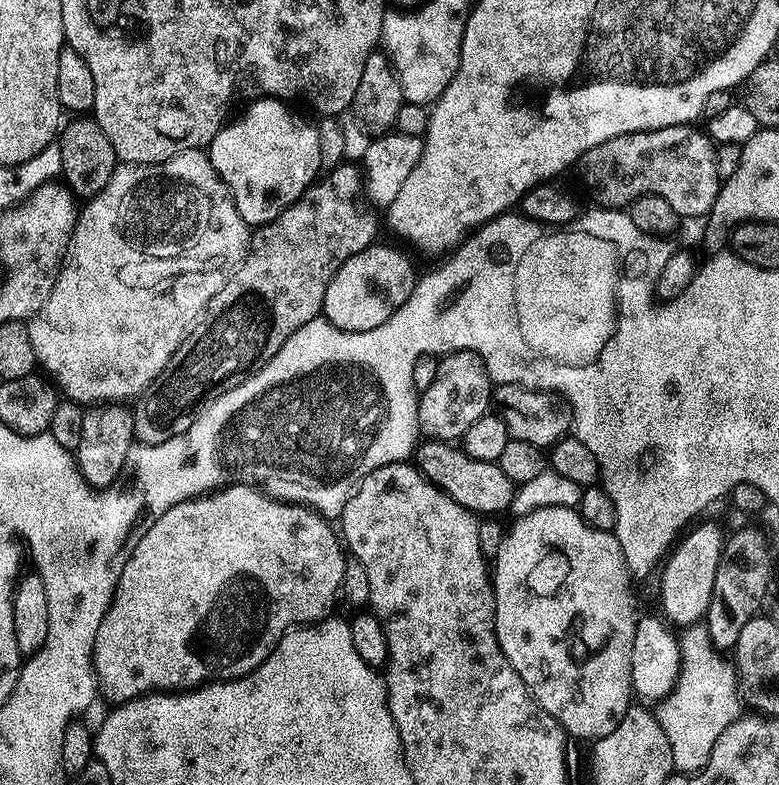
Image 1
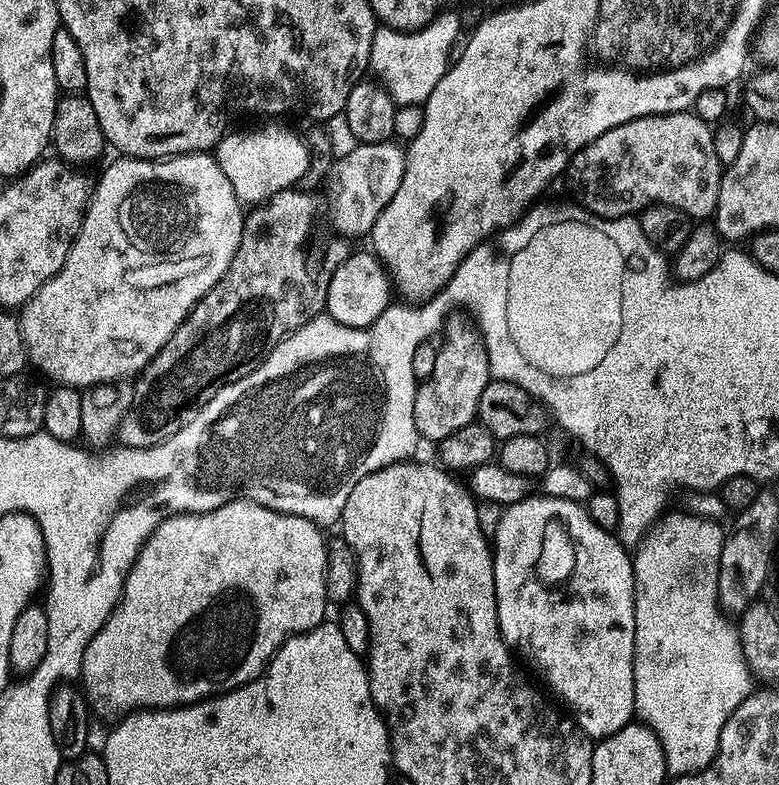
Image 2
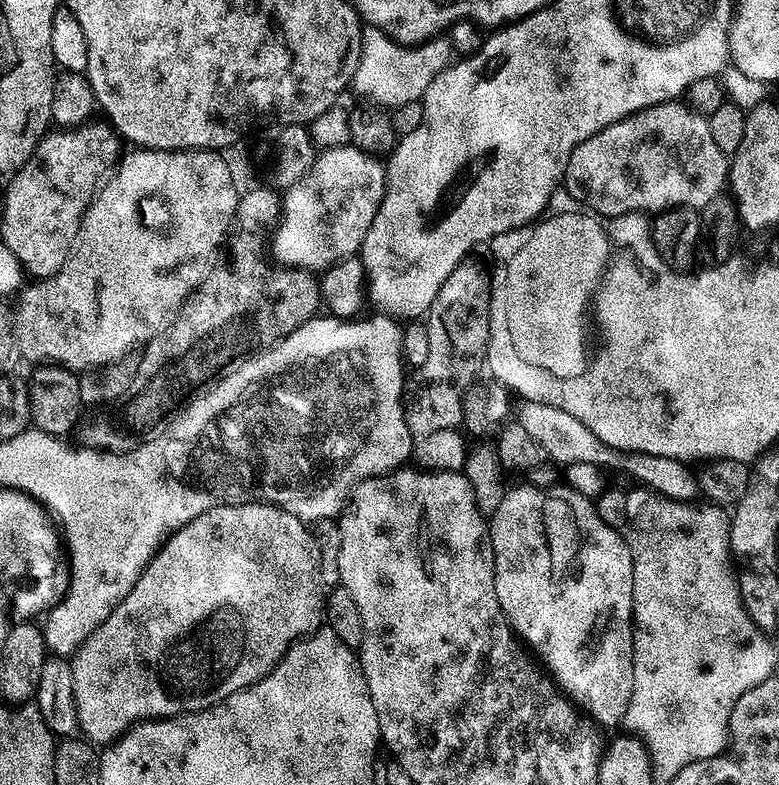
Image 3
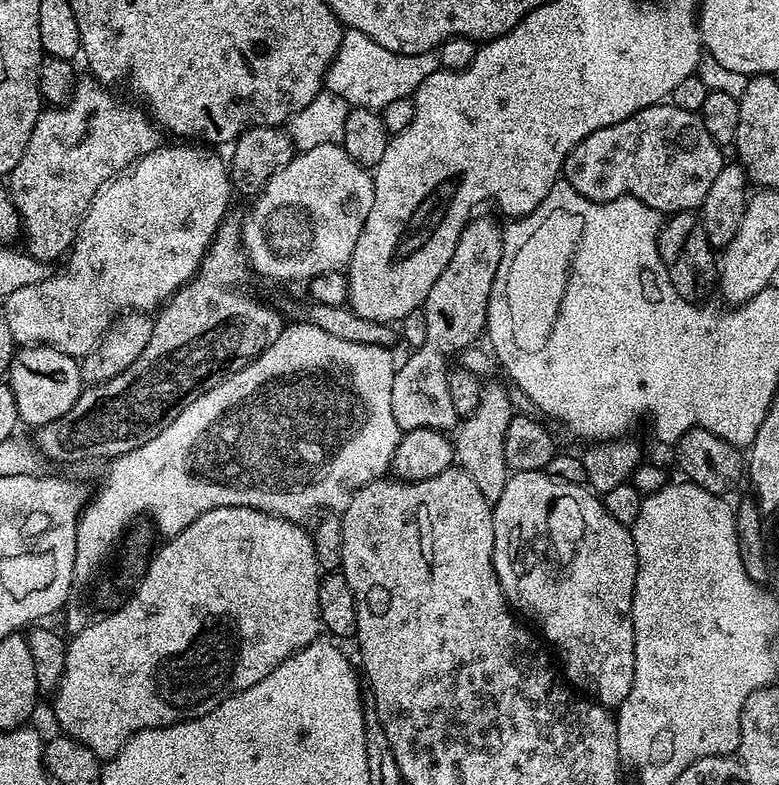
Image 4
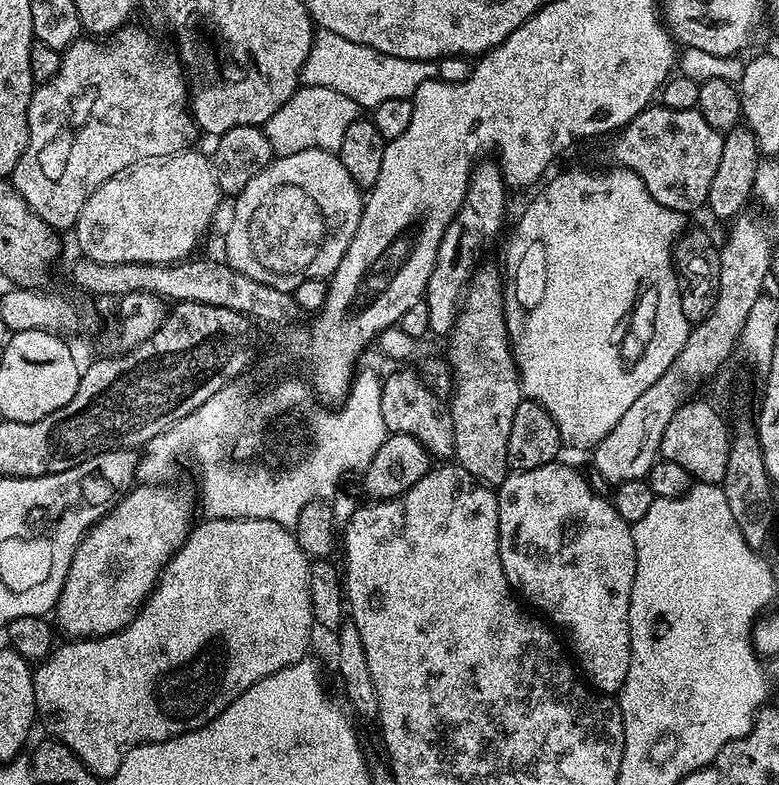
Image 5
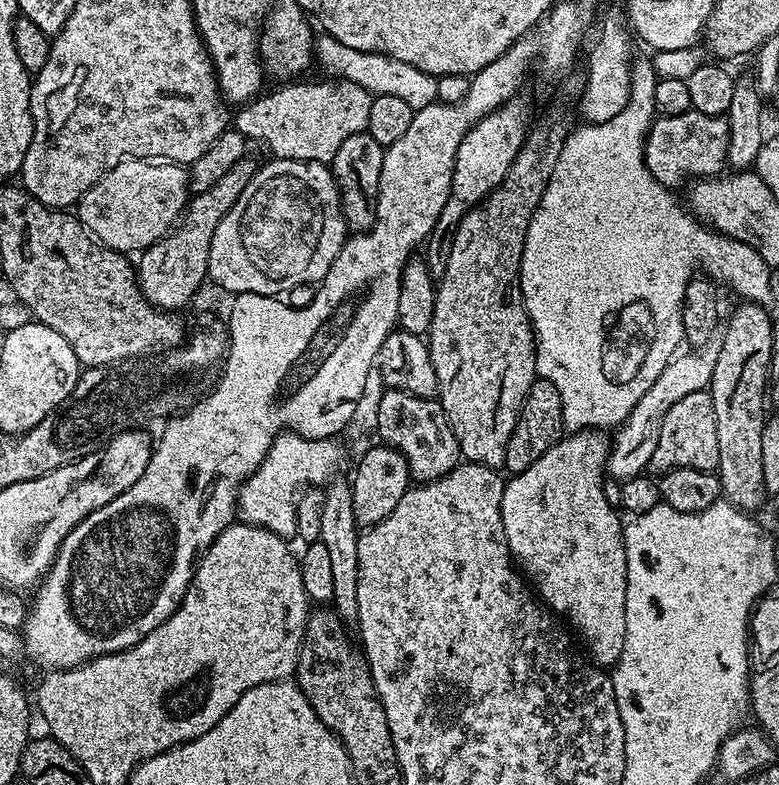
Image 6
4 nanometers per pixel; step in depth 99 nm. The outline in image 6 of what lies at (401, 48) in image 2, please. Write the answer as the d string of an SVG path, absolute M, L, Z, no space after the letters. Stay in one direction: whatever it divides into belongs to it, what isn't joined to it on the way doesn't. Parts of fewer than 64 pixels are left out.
M327 34L321 37L314 44L314 60L318 68L320 64L325 77L357 83L372 96L391 94L394 98L402 98L402 102L406 102L406 106L413 110L439 101L438 79L426 74L426 70L418 70L418 66L410 66L410 62L398 62L398 58L390 58L377 52L363 52L350 46L342 46L342 42Z

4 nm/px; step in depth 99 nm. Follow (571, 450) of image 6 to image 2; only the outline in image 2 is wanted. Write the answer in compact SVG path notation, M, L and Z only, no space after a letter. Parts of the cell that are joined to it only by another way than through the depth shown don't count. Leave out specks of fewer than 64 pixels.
M529 494L504 508L492 548L500 636L519 659L529 660L540 671L541 678L564 699L576 727L596 742L625 728L636 710L636 591L633 557L628 552L613 533L592 521L583 503L543 494Z

